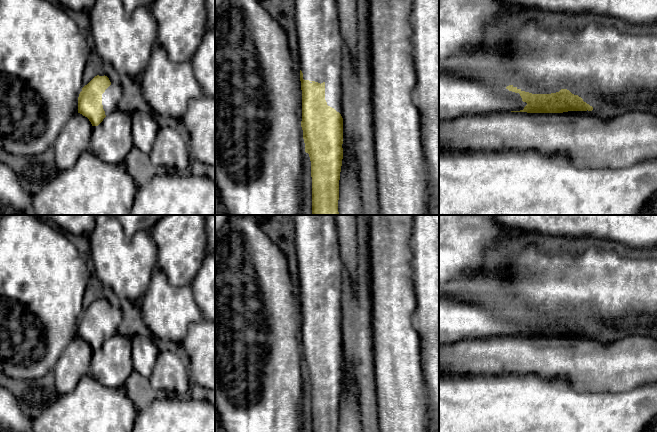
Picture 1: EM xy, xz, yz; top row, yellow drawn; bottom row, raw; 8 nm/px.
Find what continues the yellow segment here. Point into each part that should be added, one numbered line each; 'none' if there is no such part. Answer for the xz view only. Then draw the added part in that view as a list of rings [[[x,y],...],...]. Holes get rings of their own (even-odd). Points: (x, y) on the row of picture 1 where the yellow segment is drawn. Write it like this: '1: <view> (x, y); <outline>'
1: xz (317, 21); [[[294,0],[296,9],[296,31],[298,35],[299,70],[303,79],[323,83],[325,68],[331,52],[341,45],[340,20],[337,0]]]

